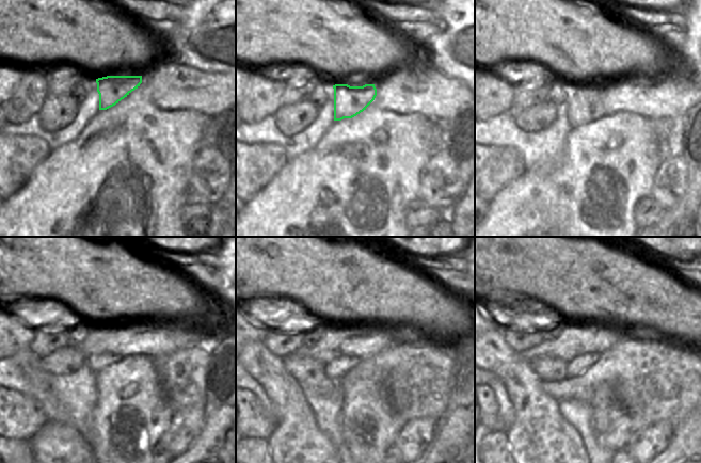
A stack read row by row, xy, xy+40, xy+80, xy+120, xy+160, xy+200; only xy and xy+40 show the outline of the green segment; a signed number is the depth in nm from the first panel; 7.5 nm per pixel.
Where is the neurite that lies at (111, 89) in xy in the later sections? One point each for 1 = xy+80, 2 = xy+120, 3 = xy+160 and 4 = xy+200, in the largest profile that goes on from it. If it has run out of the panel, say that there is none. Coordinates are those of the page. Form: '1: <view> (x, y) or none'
1: xy+80 (586, 107)
2: xy+120 (96, 363)
3: xy+160 (335, 370)
4: xy+200 (580, 364)

